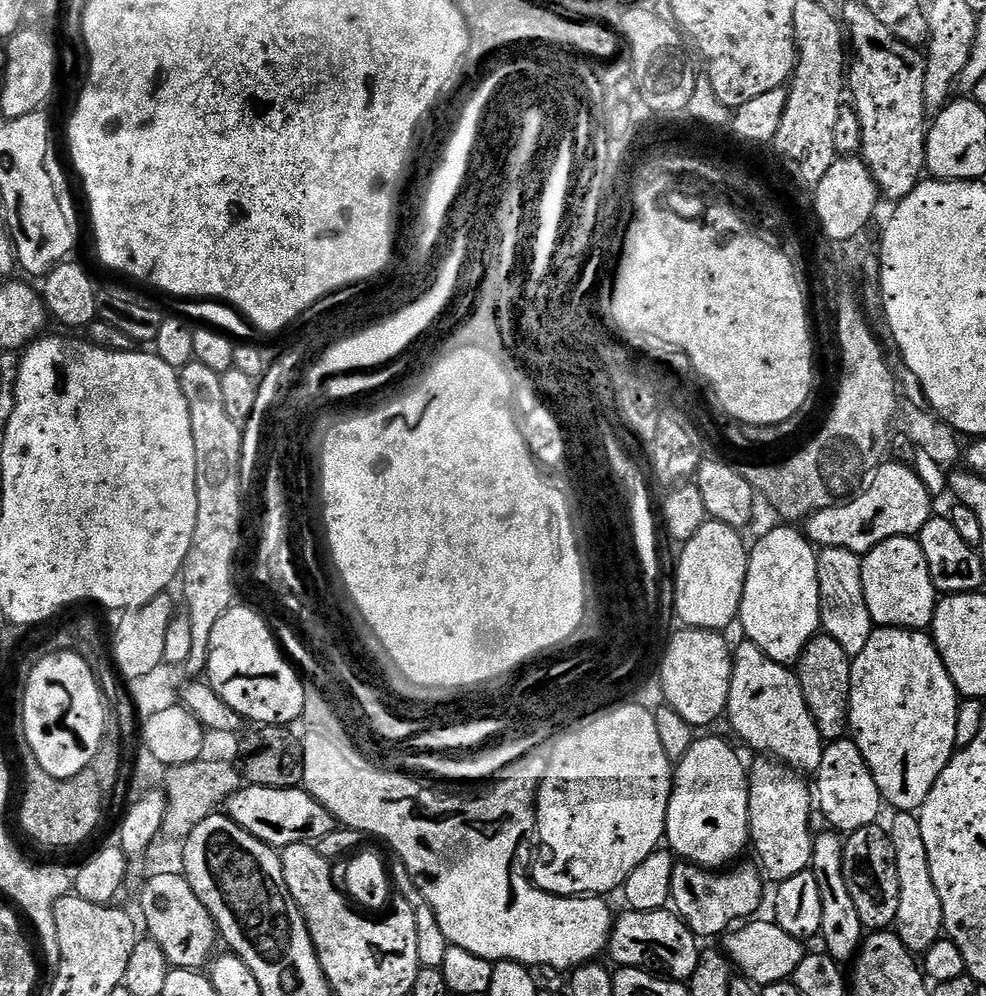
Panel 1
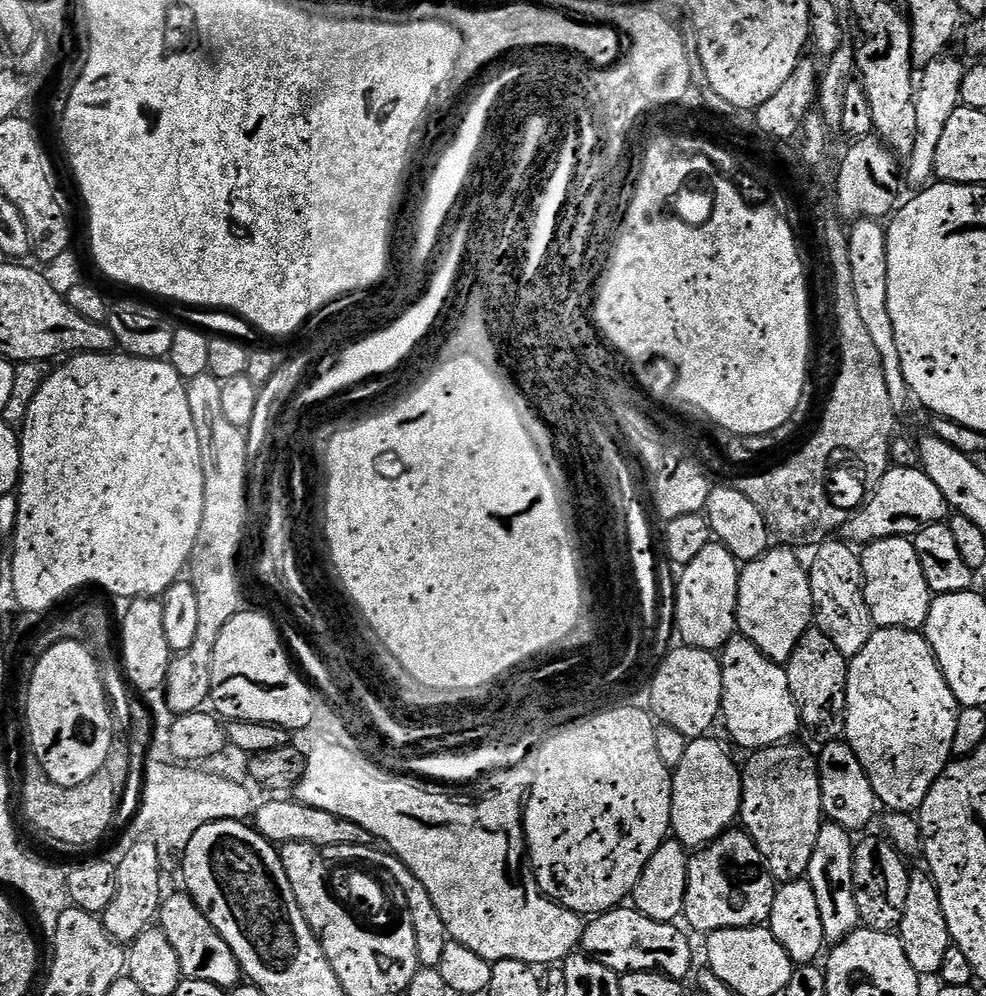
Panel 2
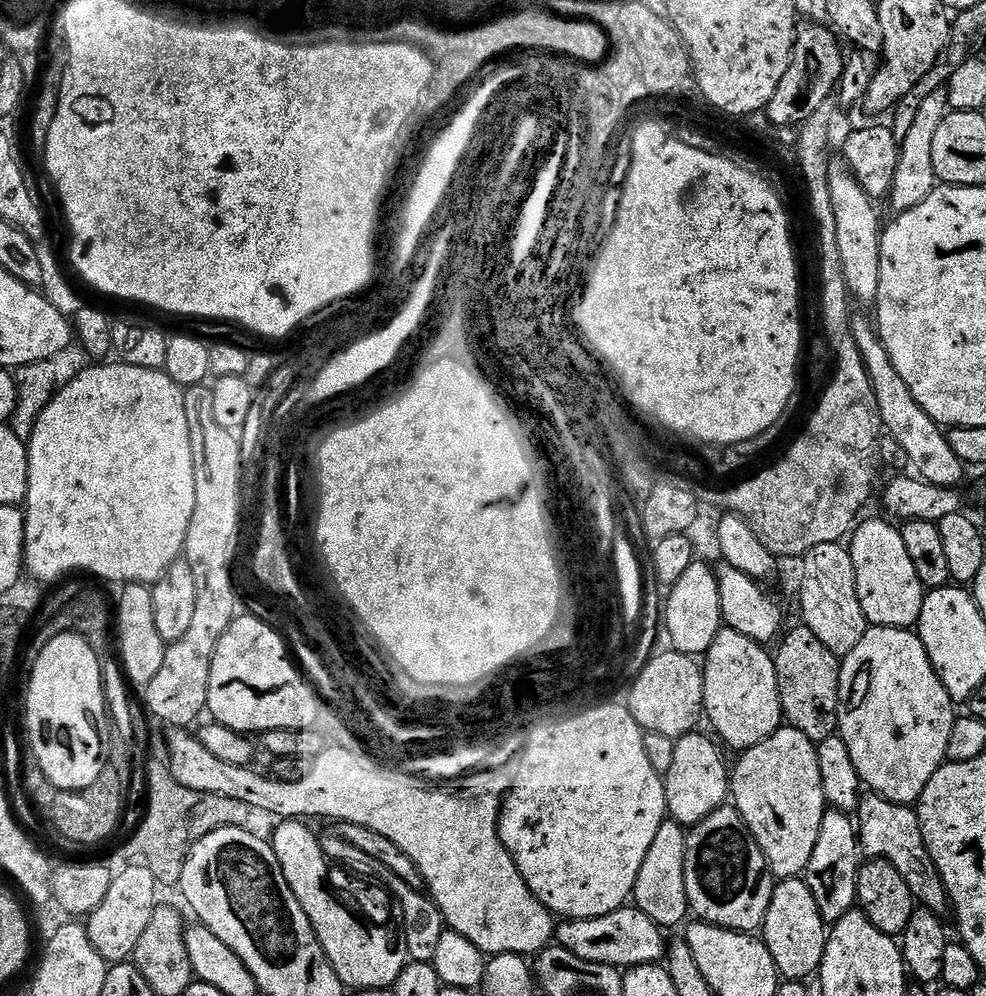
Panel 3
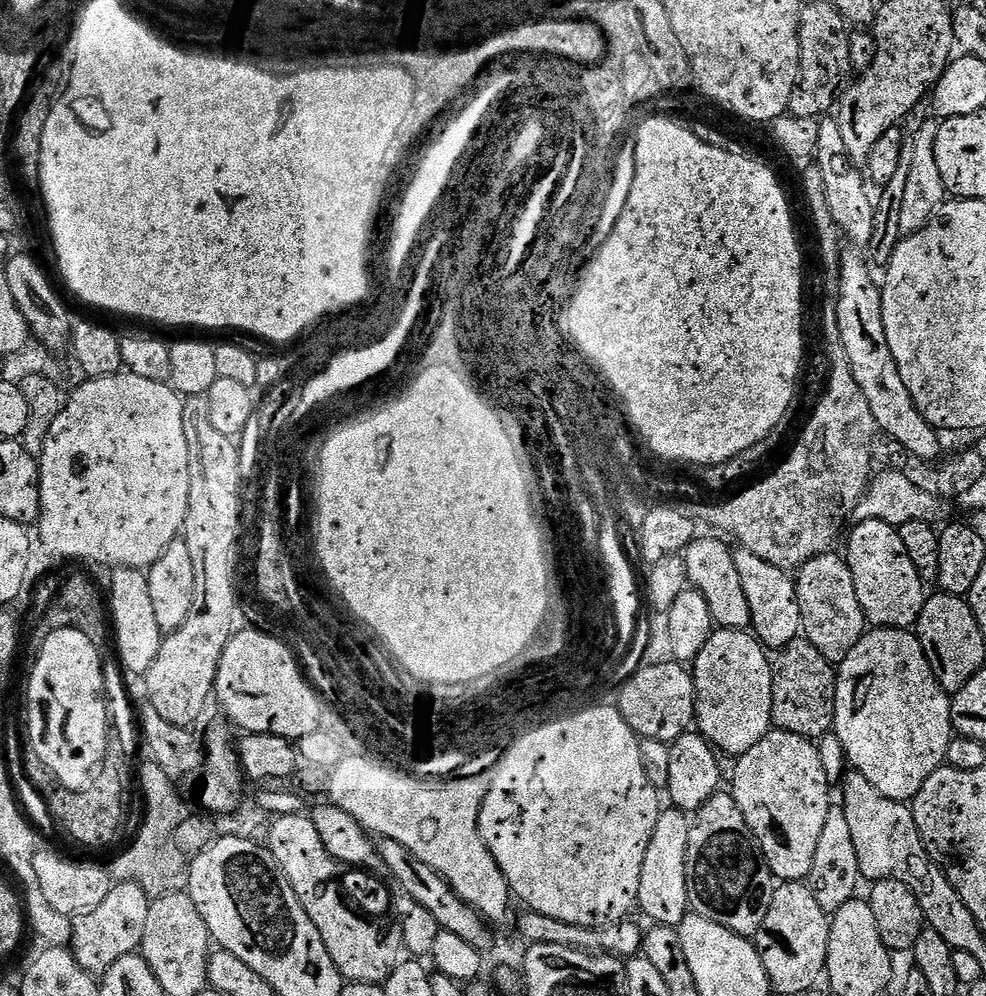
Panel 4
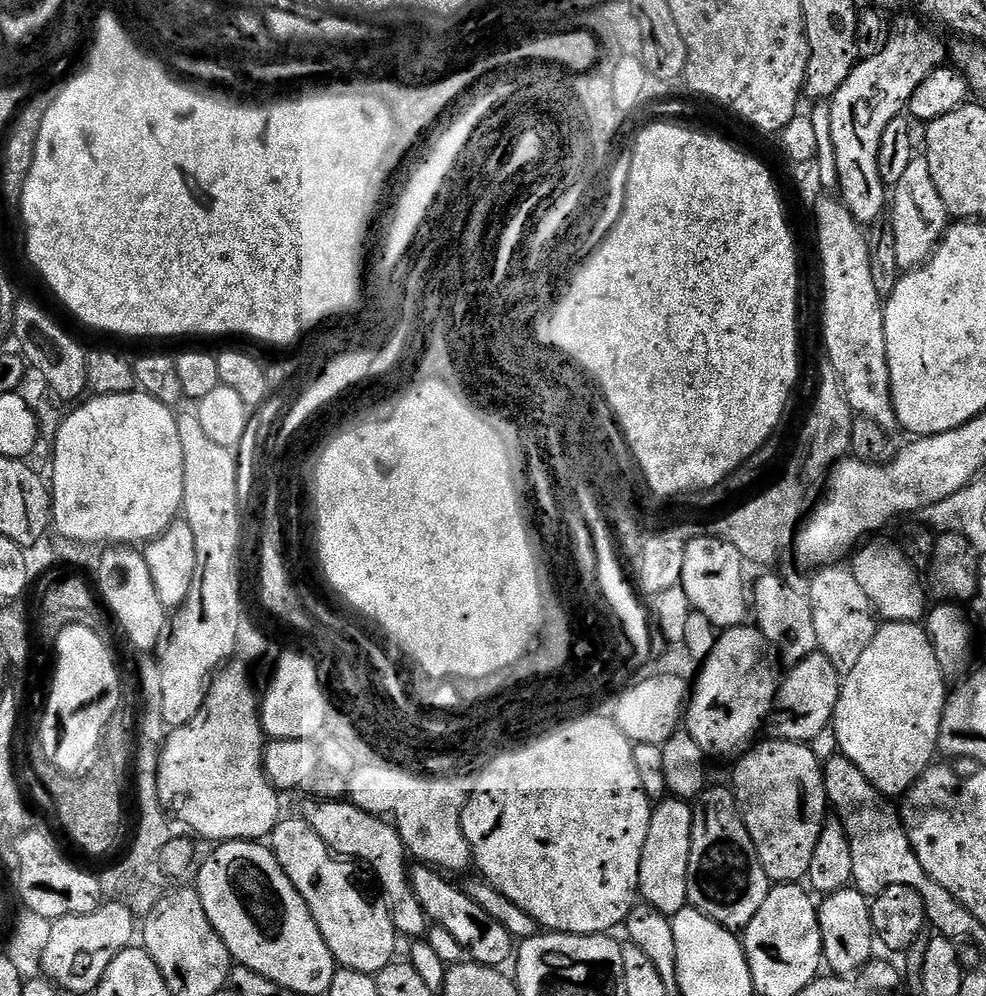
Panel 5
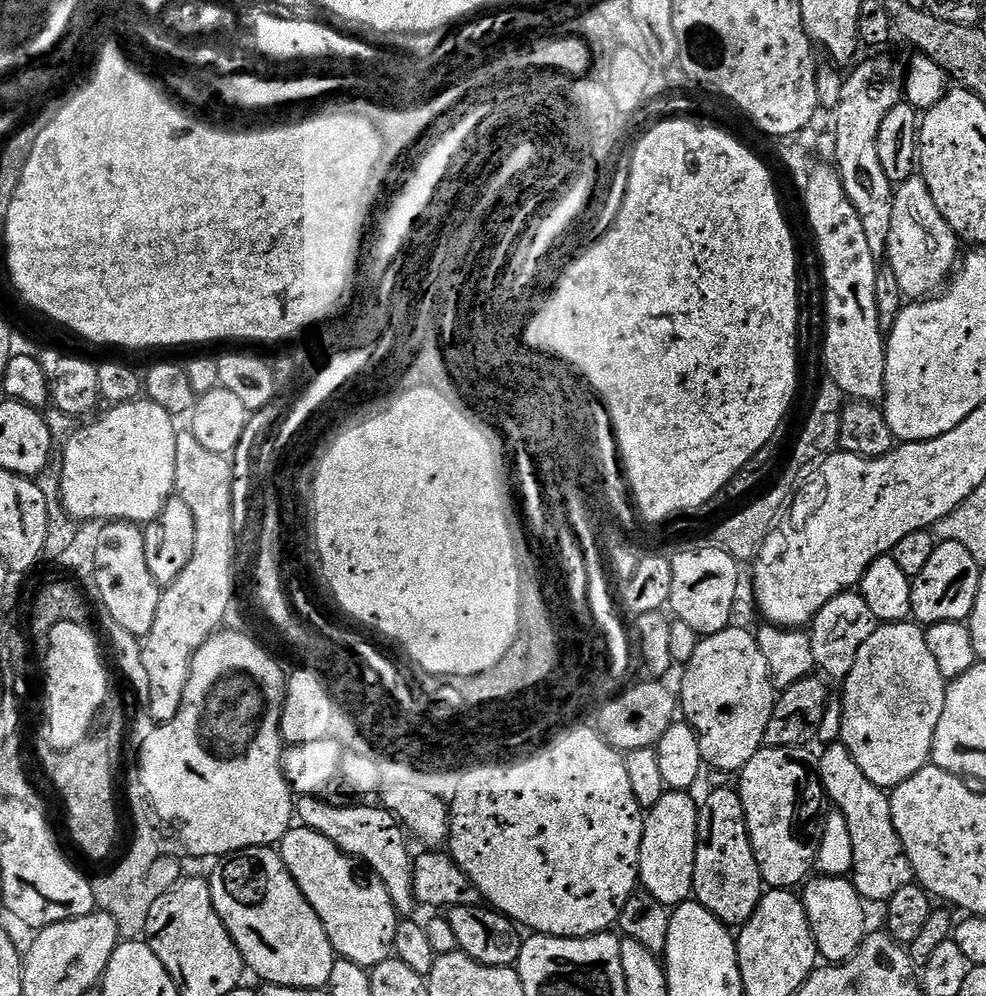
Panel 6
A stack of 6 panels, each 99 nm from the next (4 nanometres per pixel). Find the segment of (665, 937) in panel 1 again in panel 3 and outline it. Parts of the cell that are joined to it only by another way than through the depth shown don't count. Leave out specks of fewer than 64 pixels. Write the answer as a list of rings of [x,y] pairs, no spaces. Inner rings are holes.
[[[625,906],[602,918],[581,920],[561,919],[554,928],[554,940],[570,954],[595,964],[609,964],[612,968],[627,970],[639,964],[654,964],[666,956],[665,933],[659,924],[635,906]]]

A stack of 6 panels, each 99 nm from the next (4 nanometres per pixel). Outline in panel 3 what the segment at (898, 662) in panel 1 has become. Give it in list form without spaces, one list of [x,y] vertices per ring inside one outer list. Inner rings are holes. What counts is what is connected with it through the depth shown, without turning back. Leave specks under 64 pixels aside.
[[[869,627],[862,642],[858,642],[858,646],[854,646],[854,650],[850,650],[850,654],[843,657],[840,665],[840,726],[838,735],[846,742],[846,746],[850,750],[850,762],[854,762],[854,770],[860,776],[861,785],[868,787],[869,784],[872,787],[869,789],[875,795],[884,796],[895,804],[915,805],[916,801],[920,799],[922,790],[926,790],[926,782],[930,782],[930,778],[934,778],[934,774],[948,759],[947,743],[950,742],[951,730],[958,717],[958,712],[952,708],[955,708],[954,702],[950,698],[946,686],[942,686],[942,682],[926,654],[926,646],[920,641],[919,635],[915,631],[907,628]]]

